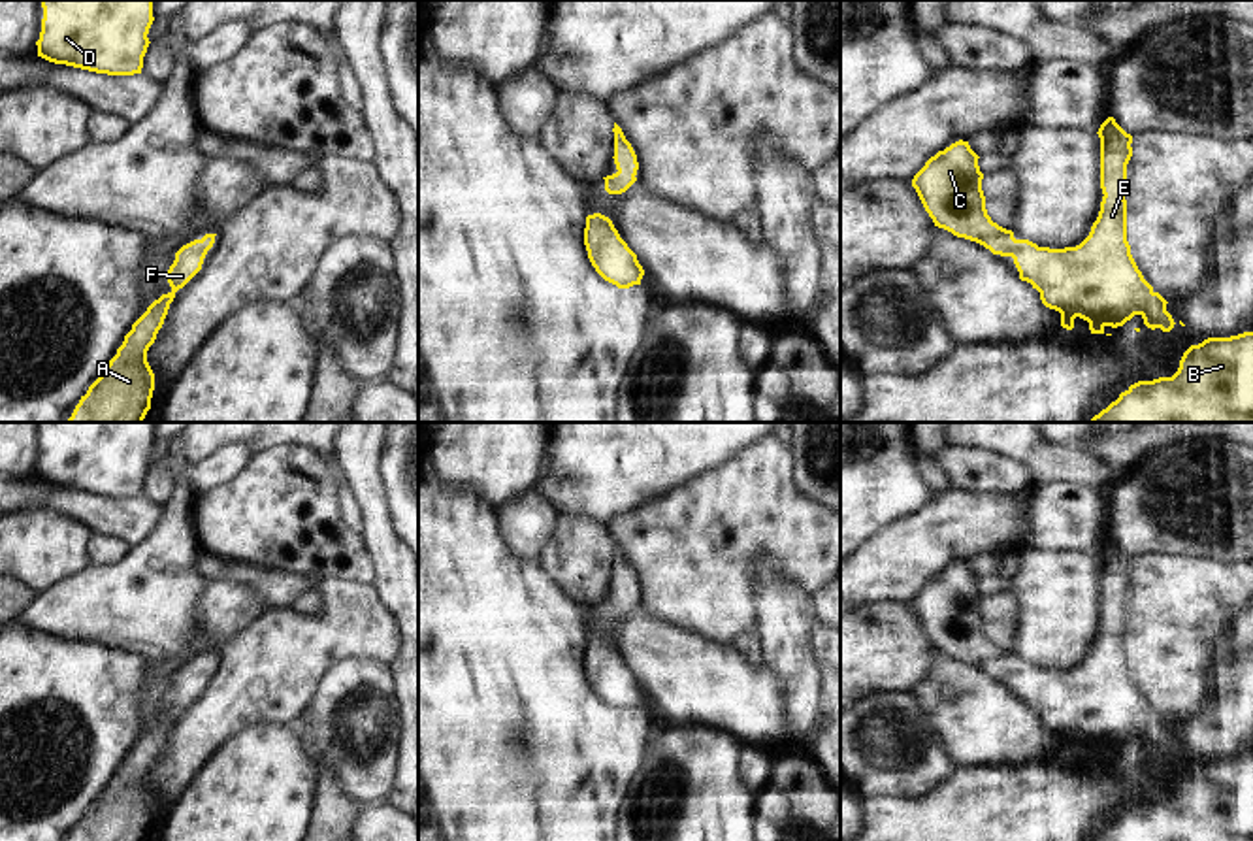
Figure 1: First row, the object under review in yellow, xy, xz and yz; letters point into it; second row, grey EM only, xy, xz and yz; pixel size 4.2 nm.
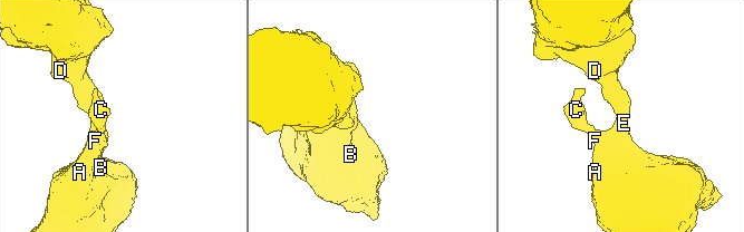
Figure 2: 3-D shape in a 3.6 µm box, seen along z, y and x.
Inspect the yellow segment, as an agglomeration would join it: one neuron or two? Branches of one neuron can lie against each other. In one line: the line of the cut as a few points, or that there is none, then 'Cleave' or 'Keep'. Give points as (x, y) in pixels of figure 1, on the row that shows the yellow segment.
No split. Keep.

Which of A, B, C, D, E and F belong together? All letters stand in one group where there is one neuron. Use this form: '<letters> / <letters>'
A B C D E F

